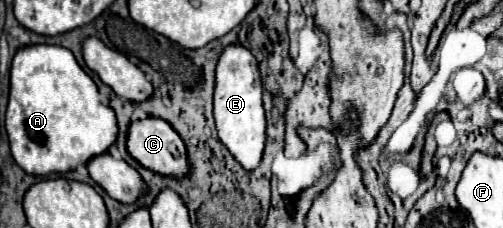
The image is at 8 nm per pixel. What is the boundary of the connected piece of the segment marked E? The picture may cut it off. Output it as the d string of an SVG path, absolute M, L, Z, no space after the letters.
M230 45L220 55L216 67L216 91L214 91L214 119L220 141L232 153L232 157L246 169L254 171L264 153L266 143L266 113L262 105L262 81L256 57L240 47Z

